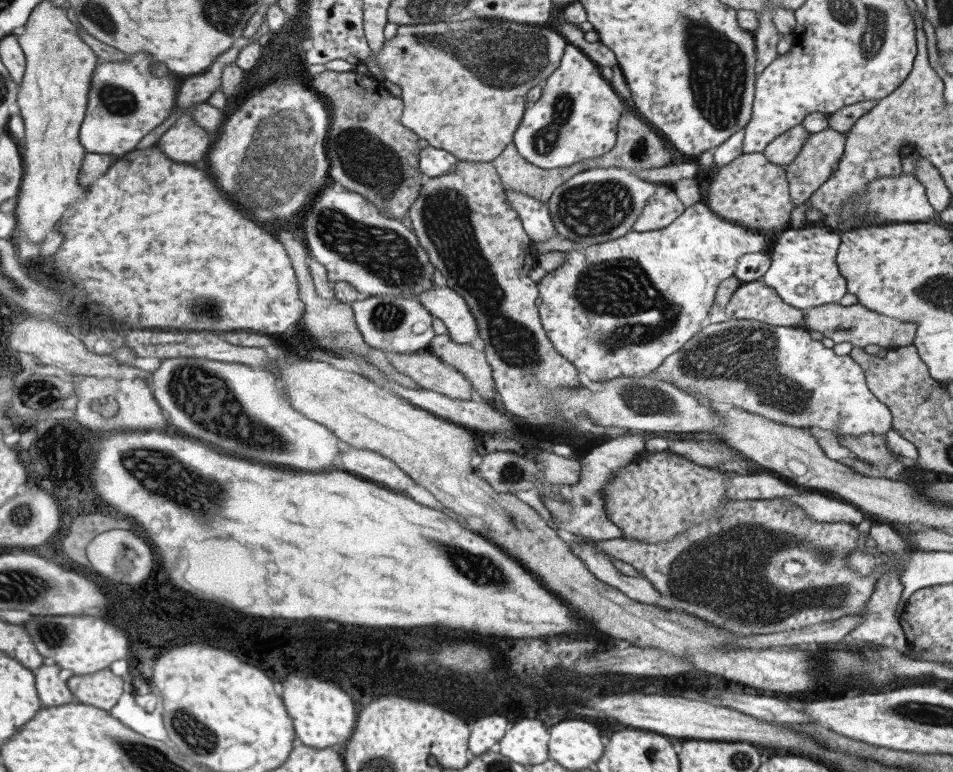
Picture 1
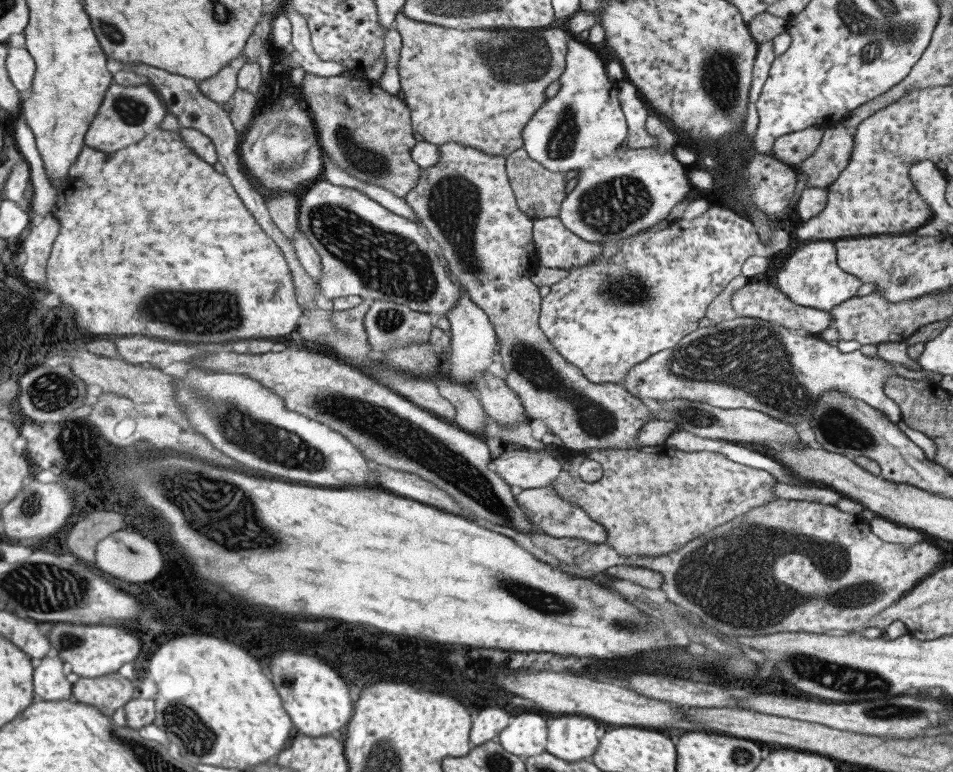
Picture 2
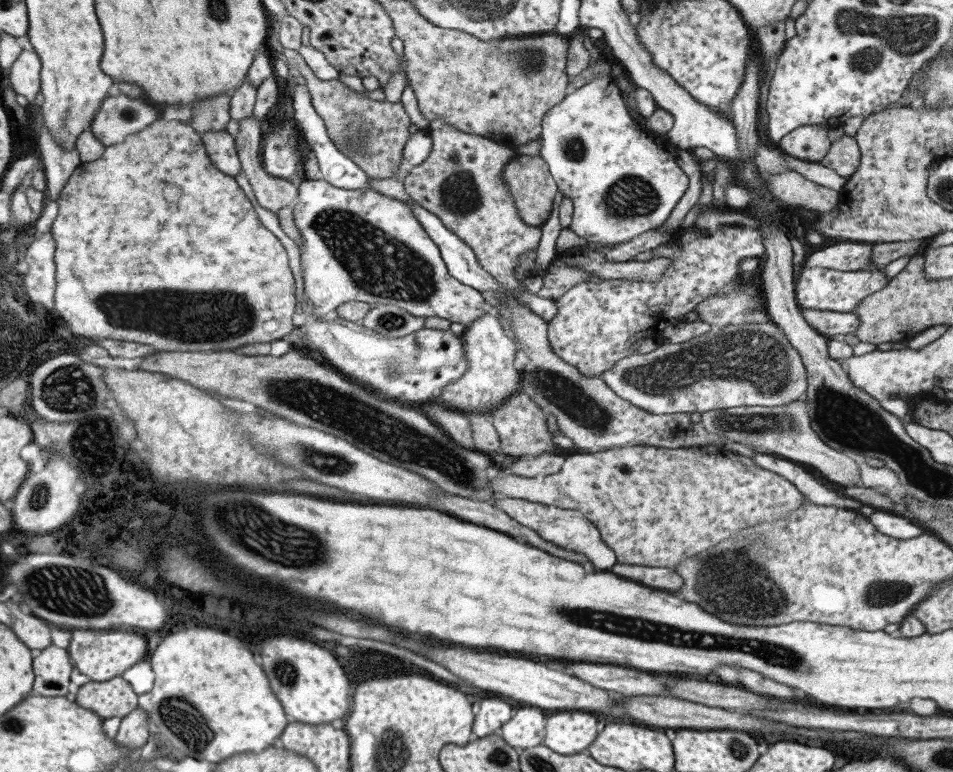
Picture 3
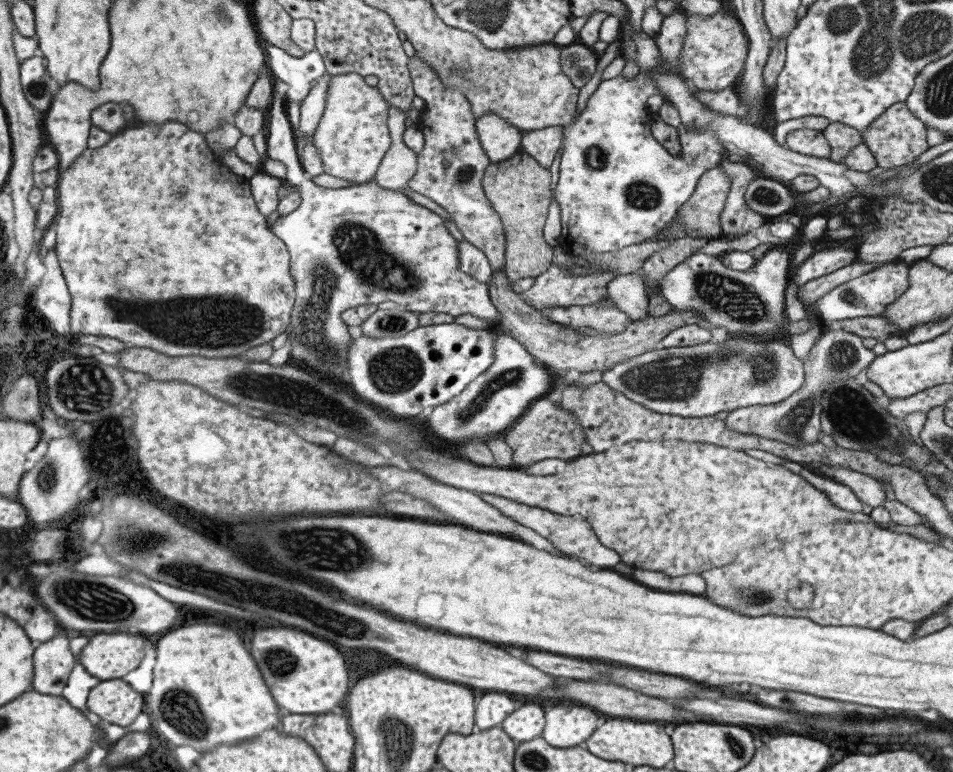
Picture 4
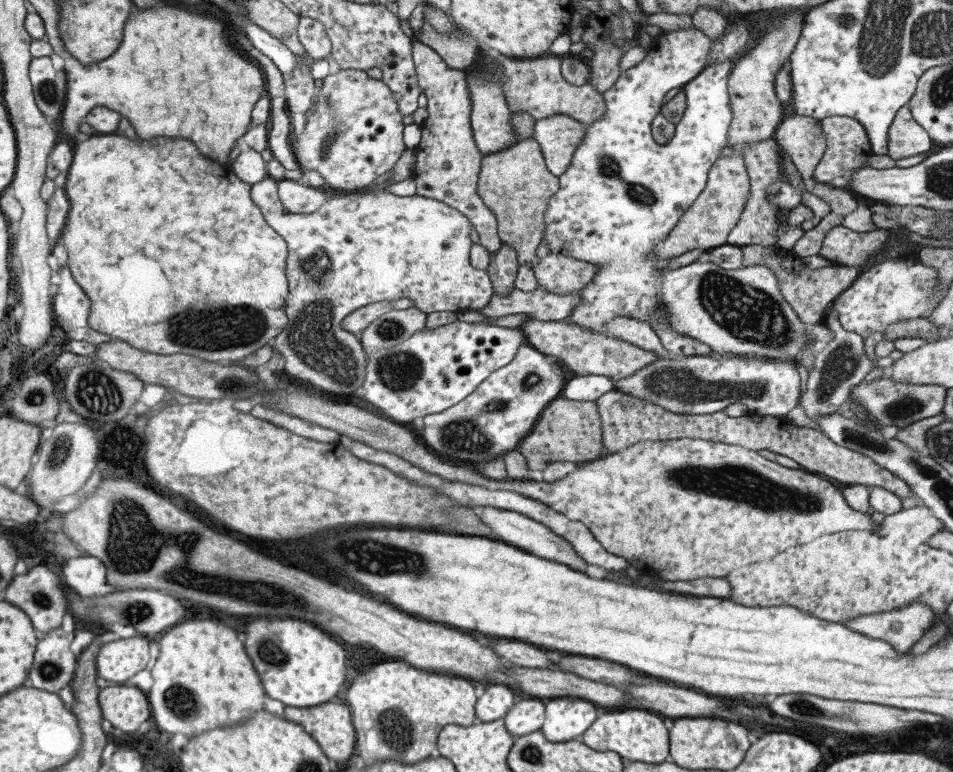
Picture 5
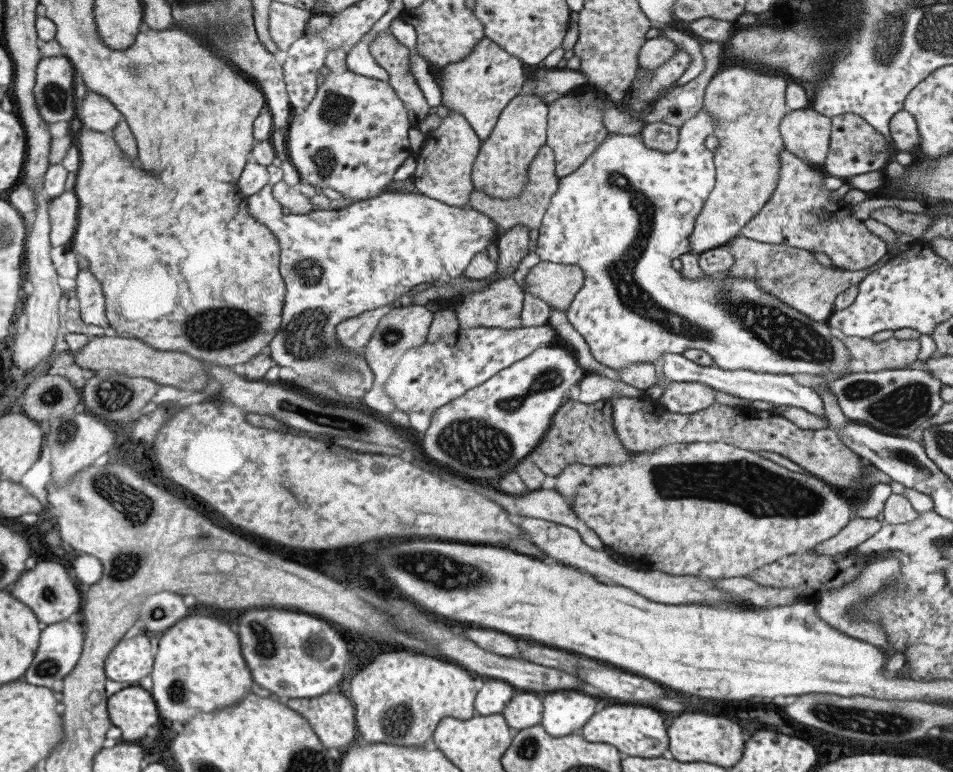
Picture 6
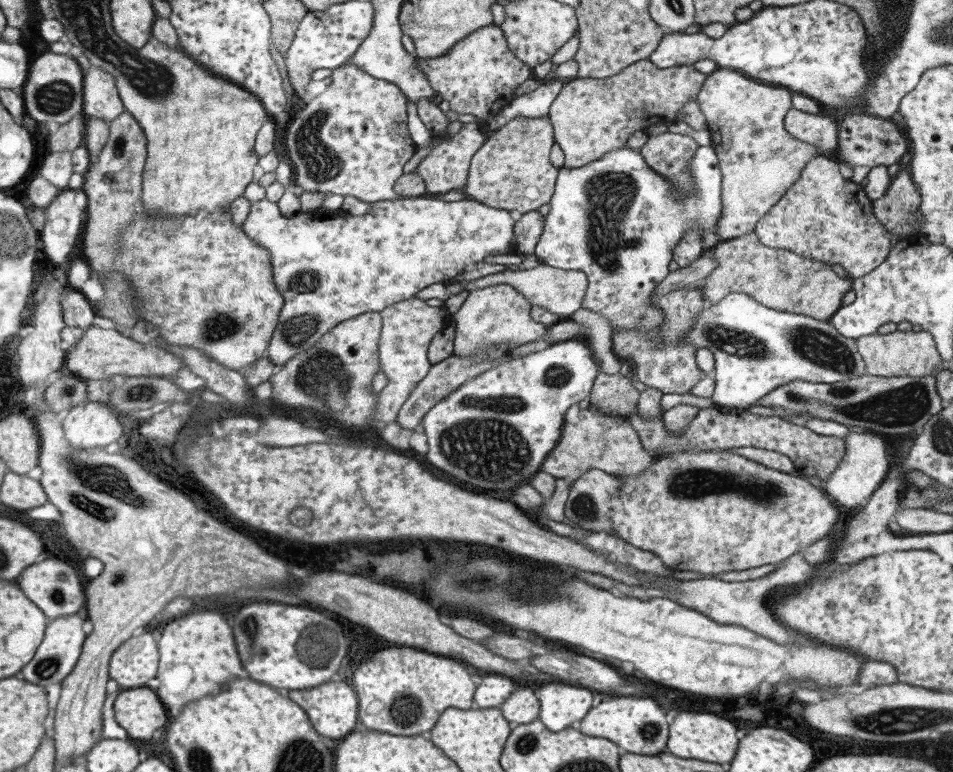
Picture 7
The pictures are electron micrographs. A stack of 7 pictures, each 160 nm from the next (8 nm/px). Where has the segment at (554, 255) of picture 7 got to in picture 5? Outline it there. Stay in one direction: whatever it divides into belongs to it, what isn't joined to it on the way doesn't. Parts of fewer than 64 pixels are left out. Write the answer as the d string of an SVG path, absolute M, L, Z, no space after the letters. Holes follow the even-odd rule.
M693 26L687 28L677 28L673 32L661 32L655 36L649 45L647 56L639 61L639 64L628 68L621 72L619 78L609 87L609 90L601 94L604 104L604 114L600 116L599 120L592 122L586 127L585 136L575 149L571 157L567 170L558 176L558 189L549 197L547 206L544 210L544 227L542 230L542 240L547 243L547 248L551 254L561 253L563 256L570 256L575 260L581 260L594 264L596 266L593 278L580 291L579 302L573 307L570 315L565 318L565 322L569 322L595 332L606 332L606 322L609 322L616 316L628 316L628 318L636 318L637 320L647 322L648 318L654 314L654 307L656 302L662 304L664 312L666 312L666 319L670 328L674 332L684 334L697 342L706 344L711 351L716 354L727 354L731 356L754 356L755 358L766 358L767 360L793 360L796 361L803 347L810 340L810 334L805 332L804 323L799 320L799 317L793 312L793 309L785 302L781 296L778 280L775 278L774 272L763 264L753 264L747 267L737 269L724 269L712 262L693 261L692 263L677 267L675 269L656 268L656 256L652 255L654 246L663 241L674 226L679 222L682 214L689 208L690 204L699 196L699 193L704 189L707 180L707 173L715 160L721 158L719 150L726 146L727 129L731 120L731 107L729 101L729 94L727 93L727 79L730 73L729 63L717 63L713 67L706 66L706 55L708 54L708 47L710 38L703 35L699 30ZM681 87L683 96L685 96L685 108L679 122L674 125L674 135L667 144L657 144L652 139L650 133L650 124L653 117L659 112L661 100L665 97L672 88Z

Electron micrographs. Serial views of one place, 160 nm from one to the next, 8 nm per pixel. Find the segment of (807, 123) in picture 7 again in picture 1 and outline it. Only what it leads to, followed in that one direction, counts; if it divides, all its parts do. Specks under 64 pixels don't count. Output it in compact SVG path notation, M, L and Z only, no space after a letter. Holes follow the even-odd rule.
M801 123L796 124L764 146L762 153L769 162L785 166L797 156L809 135Z

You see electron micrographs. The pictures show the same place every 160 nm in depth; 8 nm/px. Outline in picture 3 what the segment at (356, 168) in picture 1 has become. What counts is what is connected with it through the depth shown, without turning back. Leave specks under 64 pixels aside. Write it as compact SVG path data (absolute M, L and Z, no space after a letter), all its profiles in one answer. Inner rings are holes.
M273 13L270 14L273 29L271 30L271 40L268 41L269 49L279 53L287 64L296 67L300 75L304 77L311 108L315 109L319 118L324 122L330 141L368 177L395 178L396 172L401 169L401 166L406 165L402 157L402 148L410 135L407 127L411 122L403 111L402 104L377 101L365 97L365 94L357 94L340 83L338 79L316 79L315 75L311 74L312 70L306 66L303 57L296 50L286 49L277 41L275 31L277 17Z

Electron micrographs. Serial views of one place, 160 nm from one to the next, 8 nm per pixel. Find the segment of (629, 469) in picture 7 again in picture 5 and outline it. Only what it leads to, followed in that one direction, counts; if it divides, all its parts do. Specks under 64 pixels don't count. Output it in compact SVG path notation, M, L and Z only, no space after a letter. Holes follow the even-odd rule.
M557 396L541 411L527 436L518 442L518 451L531 471L543 471L553 462L587 463L601 457L601 419L593 401L567 400Z

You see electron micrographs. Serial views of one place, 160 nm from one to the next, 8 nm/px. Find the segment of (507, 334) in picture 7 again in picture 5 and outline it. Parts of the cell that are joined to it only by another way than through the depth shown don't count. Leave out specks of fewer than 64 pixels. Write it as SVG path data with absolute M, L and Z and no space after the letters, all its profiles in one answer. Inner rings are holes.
M537 286L534 291L529 292L519 289L513 289L506 295L494 292L486 306L475 311L491 318L491 324L496 318L507 314L530 315L531 319L543 322L563 321L570 315L579 299L577 290L567 294L552 294L542 286Z

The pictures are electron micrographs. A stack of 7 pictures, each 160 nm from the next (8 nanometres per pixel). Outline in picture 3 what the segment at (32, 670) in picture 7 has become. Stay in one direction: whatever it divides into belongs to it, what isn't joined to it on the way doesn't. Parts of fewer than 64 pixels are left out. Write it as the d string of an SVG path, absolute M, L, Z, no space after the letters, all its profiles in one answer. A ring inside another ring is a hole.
M51 645L35 657L35 695L67 697L75 669L68 649Z

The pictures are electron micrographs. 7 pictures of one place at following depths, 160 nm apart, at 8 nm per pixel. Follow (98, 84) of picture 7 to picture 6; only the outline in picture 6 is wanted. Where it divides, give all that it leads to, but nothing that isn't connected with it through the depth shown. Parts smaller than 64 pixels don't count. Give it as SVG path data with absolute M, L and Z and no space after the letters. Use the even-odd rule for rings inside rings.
M88 92L81 105L83 128L104 133L113 133L125 118L124 114L105 96Z

